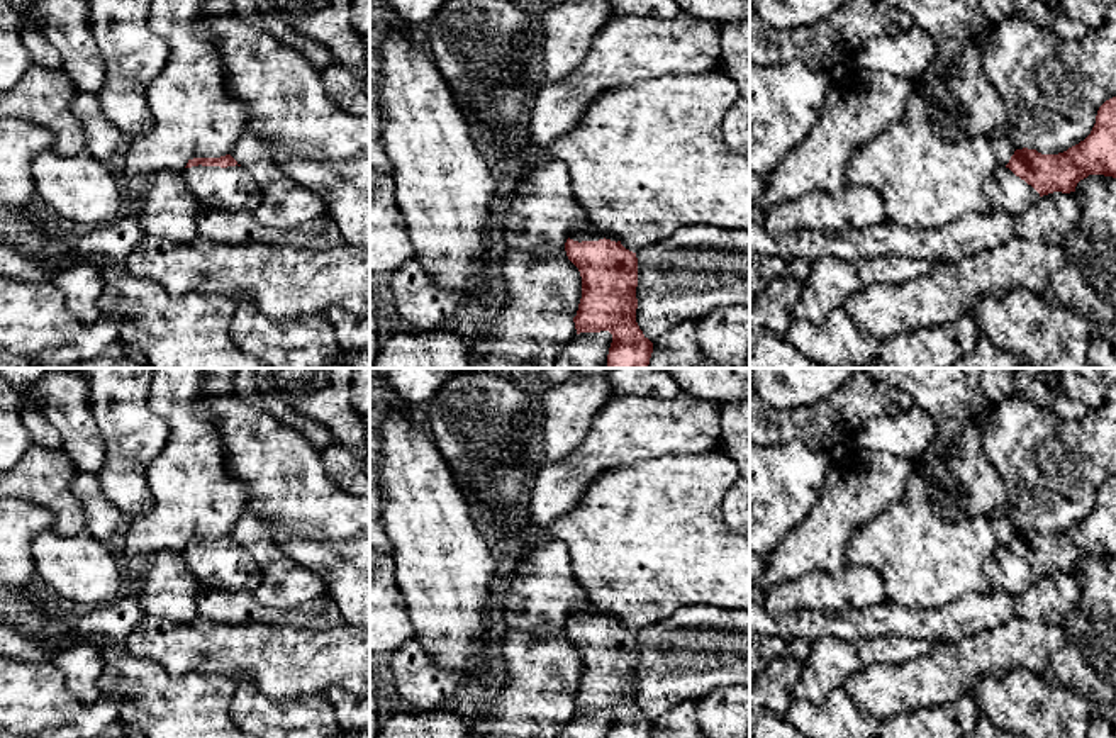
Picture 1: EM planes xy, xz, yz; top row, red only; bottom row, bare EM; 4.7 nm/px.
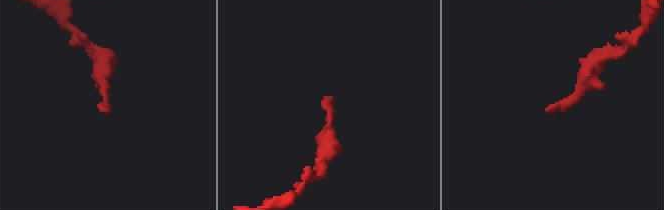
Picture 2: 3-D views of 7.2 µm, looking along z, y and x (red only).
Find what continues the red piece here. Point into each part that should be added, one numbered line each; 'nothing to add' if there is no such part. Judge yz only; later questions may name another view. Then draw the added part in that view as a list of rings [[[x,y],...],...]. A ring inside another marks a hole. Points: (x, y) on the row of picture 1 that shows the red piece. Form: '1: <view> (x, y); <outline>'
1: yz (1006, 192); [[[1001,166],[985,182],[985,193],[994,212],[1021,214],[1028,210],[1040,193],[1009,168]]]

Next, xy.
1: xy (233, 189); [[[192,166],[183,170],[187,188],[200,207],[251,212],[261,202],[259,185],[243,166]]]

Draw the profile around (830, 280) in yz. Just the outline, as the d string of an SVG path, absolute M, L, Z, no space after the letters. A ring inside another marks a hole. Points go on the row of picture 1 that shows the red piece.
M823 256L811 261L809 275L794 305L794 319L823 322L846 297L879 283L902 283L933 270L938 263L906 256L879 256L853 261Z

